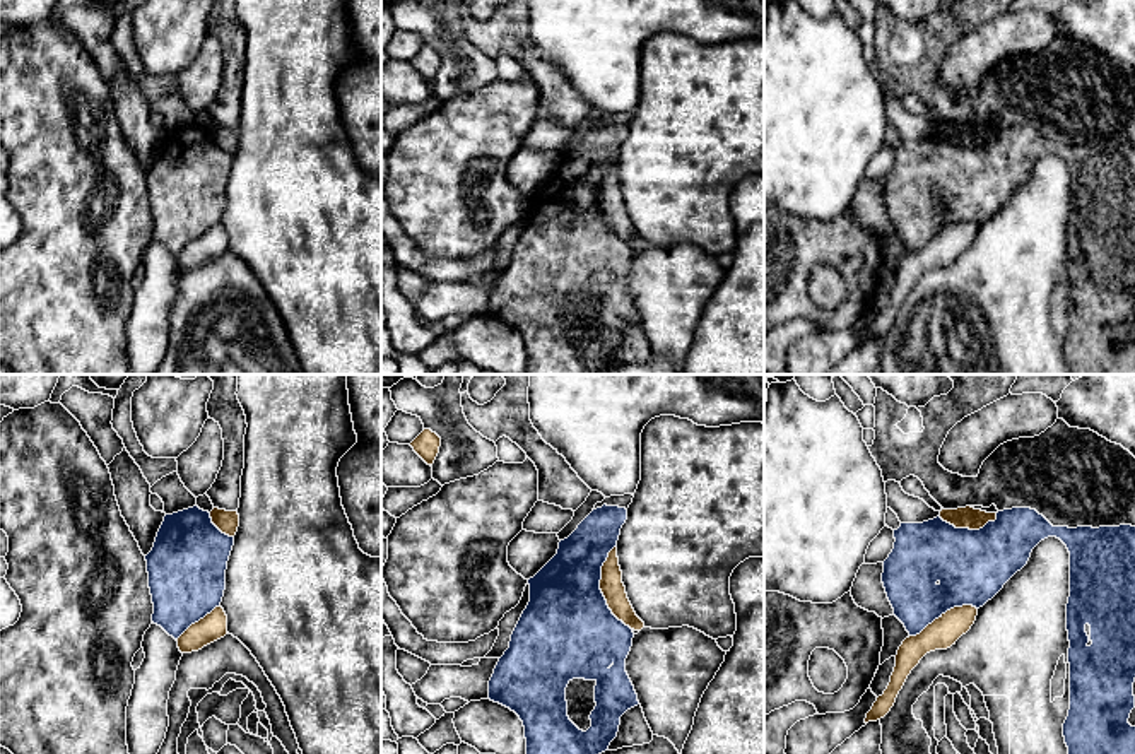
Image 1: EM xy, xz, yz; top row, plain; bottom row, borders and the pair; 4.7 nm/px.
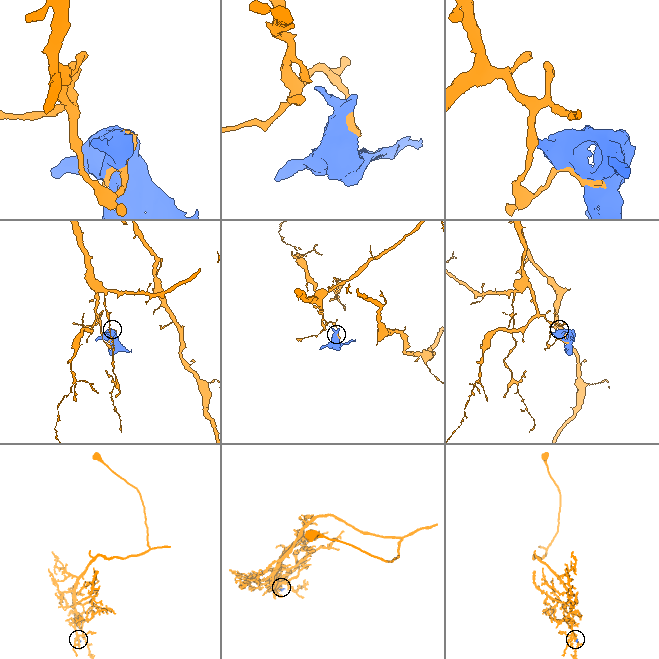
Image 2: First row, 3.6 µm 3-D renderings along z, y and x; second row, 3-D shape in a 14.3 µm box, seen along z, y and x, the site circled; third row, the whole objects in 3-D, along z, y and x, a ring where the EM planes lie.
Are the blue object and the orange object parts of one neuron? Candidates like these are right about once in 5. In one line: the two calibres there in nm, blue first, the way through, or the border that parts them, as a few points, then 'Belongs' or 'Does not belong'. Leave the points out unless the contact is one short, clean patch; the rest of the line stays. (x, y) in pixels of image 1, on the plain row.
Thickness 440 nm (blue) against 110 nm. Does not belong

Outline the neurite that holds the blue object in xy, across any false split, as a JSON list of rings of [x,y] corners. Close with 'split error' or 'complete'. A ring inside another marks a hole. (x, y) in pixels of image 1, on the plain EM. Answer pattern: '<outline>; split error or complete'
[[[198,123],[166,132],[145,173],[152,239],[178,256],[221,222],[234,154],[222,150]]]; complete

